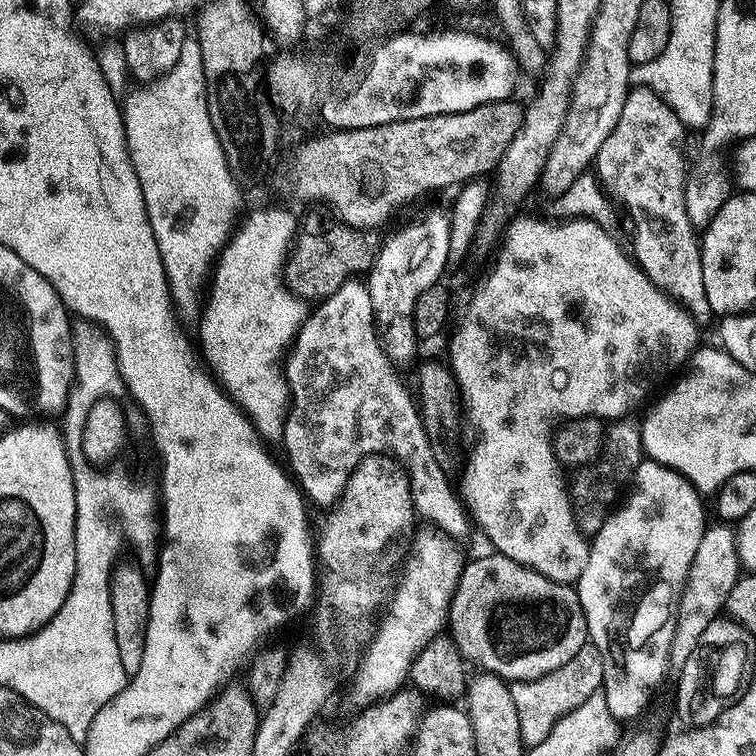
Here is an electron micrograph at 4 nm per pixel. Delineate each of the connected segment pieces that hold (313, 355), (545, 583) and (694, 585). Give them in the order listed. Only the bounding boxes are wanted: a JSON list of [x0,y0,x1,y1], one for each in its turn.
[[282,279,434,500],[448,554,589,682],[676,524,739,634]]

